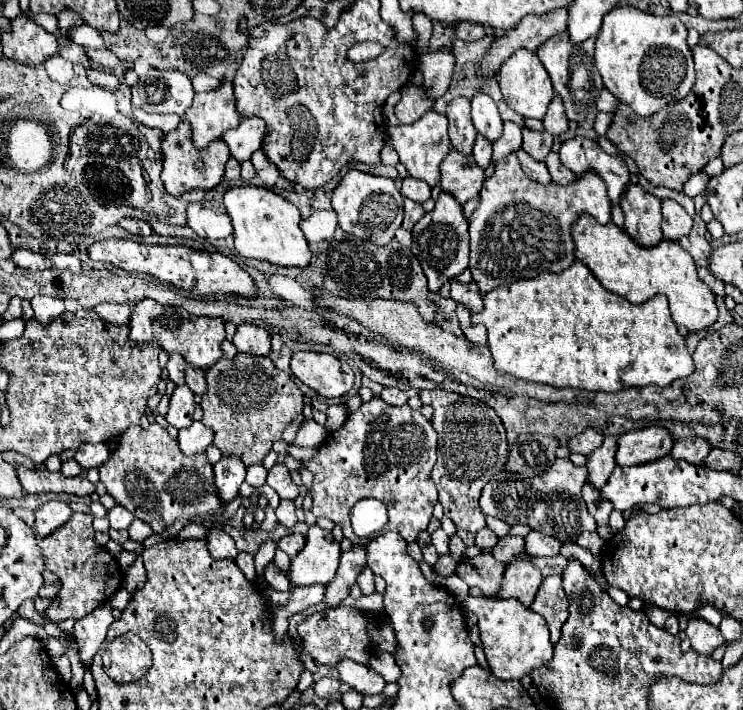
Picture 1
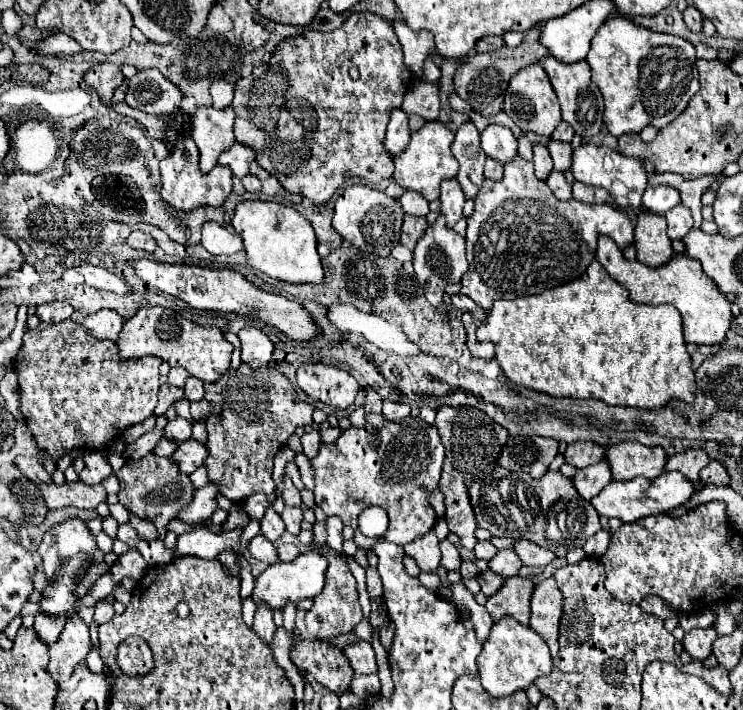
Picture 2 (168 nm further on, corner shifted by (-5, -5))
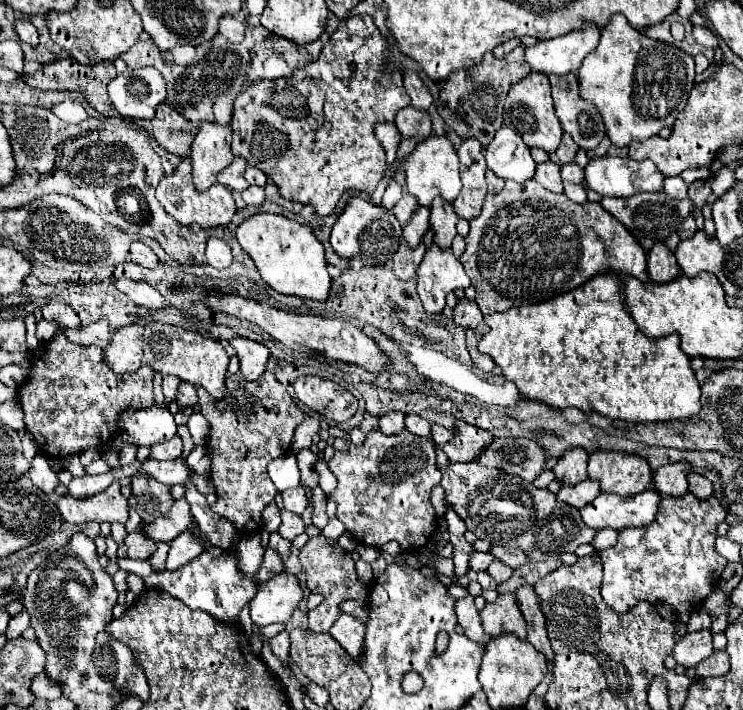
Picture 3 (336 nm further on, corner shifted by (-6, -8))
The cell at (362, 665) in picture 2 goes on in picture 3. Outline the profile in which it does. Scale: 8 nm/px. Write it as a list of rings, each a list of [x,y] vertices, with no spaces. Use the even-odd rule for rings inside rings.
[[[342,613],[338,621],[332,625],[330,635],[346,649],[346,653],[360,661],[362,659],[362,641],[366,639],[366,627],[362,621],[354,619],[352,615]]]

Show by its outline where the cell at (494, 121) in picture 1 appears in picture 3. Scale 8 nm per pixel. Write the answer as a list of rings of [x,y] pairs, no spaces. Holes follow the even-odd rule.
[[[498,129],[490,145],[486,145],[484,155],[488,169],[502,179],[524,183],[534,177],[536,163],[530,157],[530,147],[522,141],[522,137],[518,137],[518,133],[514,133],[514,129]]]

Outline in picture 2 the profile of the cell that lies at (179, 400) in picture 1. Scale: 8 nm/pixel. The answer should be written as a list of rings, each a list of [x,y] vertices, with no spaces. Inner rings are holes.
[[[177,416],[175,420],[167,422],[167,426],[165,426],[165,438],[173,440],[175,444],[183,444],[185,440],[191,438],[191,424],[185,418]]]

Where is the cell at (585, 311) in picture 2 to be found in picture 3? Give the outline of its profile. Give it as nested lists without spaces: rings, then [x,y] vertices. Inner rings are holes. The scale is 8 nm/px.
[[[614,271],[598,273],[588,283],[544,303],[486,315],[484,321],[490,329],[482,335],[478,351],[488,353],[502,369],[502,375],[528,399],[558,409],[578,407],[584,413],[602,413],[634,423],[686,419],[700,411],[700,385],[690,367],[690,357],[680,349],[678,335],[646,337],[622,301],[622,281]]]

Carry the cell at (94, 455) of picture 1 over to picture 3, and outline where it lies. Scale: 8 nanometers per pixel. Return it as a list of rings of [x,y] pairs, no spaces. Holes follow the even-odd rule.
[[[110,473],[104,475],[84,475],[78,479],[72,479],[68,485],[68,491],[72,497],[76,499],[84,499],[90,495],[96,495],[100,491],[104,491],[110,485]]]

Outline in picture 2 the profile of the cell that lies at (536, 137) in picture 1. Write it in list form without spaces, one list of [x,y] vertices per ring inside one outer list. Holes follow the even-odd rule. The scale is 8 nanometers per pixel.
[[[539,144],[533,146],[533,164],[535,164],[535,176],[539,180],[547,180],[553,170],[553,160],[545,146],[539,146]]]

